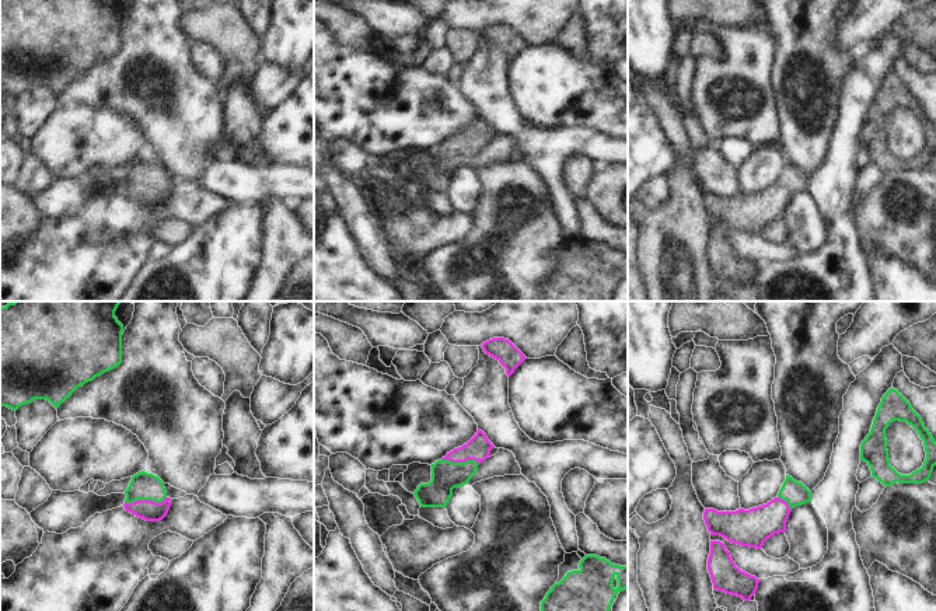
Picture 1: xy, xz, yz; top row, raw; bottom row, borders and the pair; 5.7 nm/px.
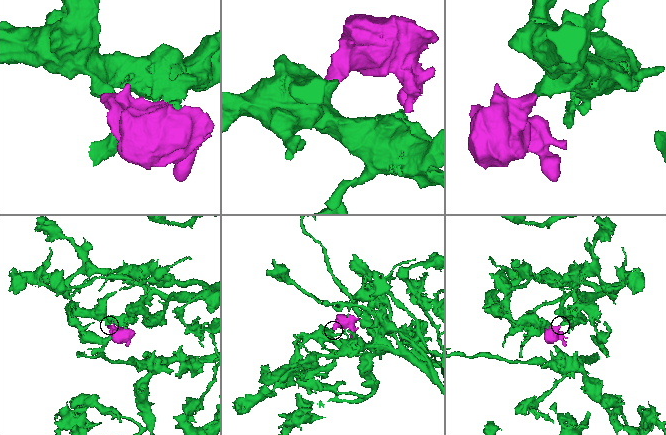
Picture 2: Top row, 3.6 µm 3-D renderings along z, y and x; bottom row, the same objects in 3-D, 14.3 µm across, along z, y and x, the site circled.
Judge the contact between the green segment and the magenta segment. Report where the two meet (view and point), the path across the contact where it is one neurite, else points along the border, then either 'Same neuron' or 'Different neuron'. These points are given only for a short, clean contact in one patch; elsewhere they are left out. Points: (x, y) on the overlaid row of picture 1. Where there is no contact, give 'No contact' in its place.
Touches green at xy (145, 499). Path across: xy (143, 486), (145, 499), (149, 510). Same neuron

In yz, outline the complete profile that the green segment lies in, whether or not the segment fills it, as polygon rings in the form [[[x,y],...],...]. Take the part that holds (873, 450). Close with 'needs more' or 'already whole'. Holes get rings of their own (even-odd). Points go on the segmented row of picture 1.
[[[890,388],[877,408],[870,433],[860,444],[860,461],[865,461],[872,471],[872,476],[884,486],[893,483],[923,483],[929,481],[936,465],[936,443],[925,427],[921,416],[912,409],[911,404],[894,388]],[[891,422],[907,422],[923,440],[926,460],[923,465],[911,475],[898,474],[888,460],[886,429]]] | already whole

